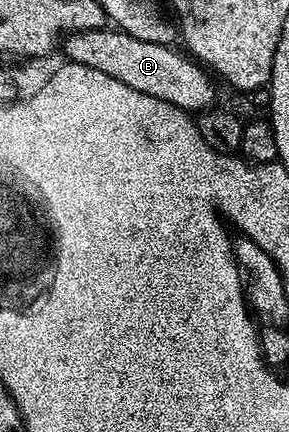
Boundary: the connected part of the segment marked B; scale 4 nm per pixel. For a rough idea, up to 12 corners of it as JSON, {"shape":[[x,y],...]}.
{"shape":[[117,28],[69,35],[65,57],[187,112],[211,75],[173,45]]}

